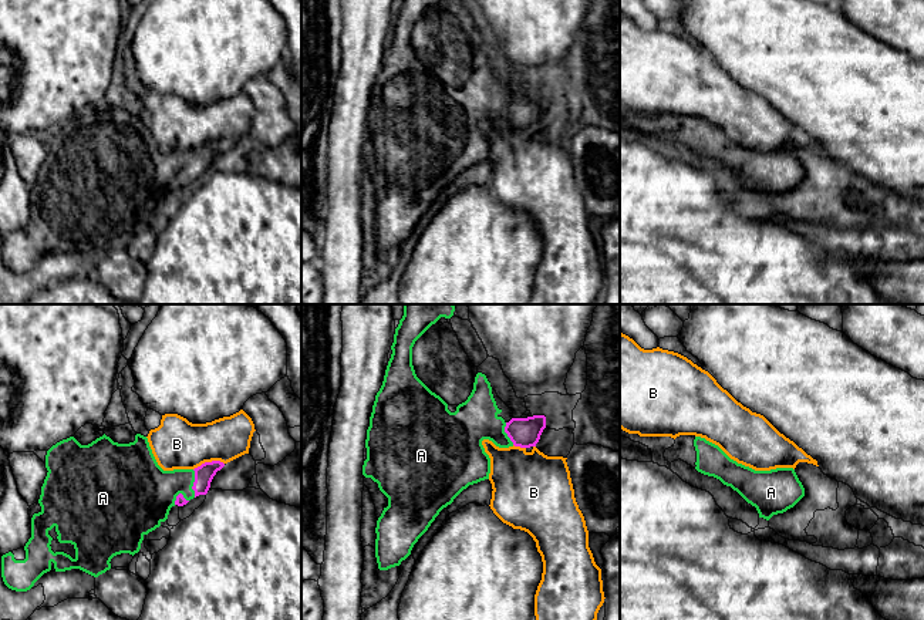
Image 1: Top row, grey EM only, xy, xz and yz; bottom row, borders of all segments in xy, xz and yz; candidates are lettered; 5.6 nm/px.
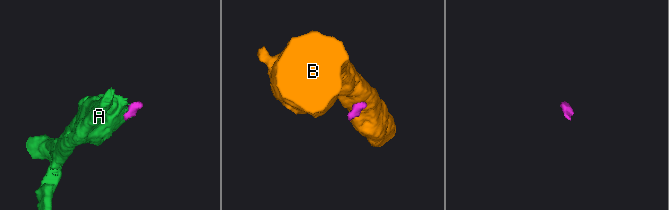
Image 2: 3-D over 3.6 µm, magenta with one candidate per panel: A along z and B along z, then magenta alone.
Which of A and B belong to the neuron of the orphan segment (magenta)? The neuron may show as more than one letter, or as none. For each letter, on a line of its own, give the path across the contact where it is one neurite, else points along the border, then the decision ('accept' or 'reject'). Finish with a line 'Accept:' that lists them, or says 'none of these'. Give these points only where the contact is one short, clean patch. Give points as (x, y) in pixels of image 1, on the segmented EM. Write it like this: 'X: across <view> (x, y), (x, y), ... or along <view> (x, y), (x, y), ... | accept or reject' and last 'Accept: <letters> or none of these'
A: across xy (203, 474), (194, 484), (151, 492) | accept
B: along xy (223, 462), (205, 461), (194, 469) | reject
Accept: A

